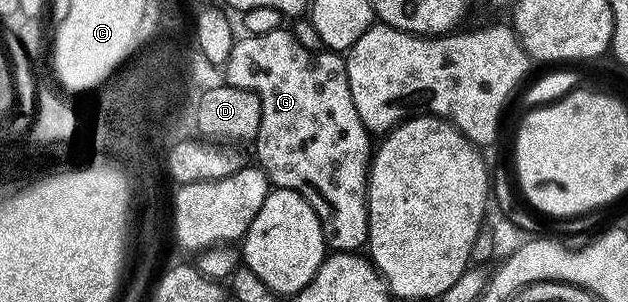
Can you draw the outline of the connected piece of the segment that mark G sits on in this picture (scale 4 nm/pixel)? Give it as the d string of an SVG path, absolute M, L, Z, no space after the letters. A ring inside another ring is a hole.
M280 28L271 32L264 32L262 35L246 33L238 37L231 48L231 56L225 61L223 73L224 81L235 88L247 88L259 96L261 105L261 119L259 120L259 132L255 139L257 146L256 165L265 171L270 183L276 189L299 192L303 200L307 200L317 214L317 219L323 232L323 240L330 251L339 254L356 254L364 251L369 244L369 163L371 161L371 135L363 120L359 120L359 112L355 112L355 100L351 100L351 84L347 84L347 64L340 53L323 50L319 52L309 51L288 29Z

